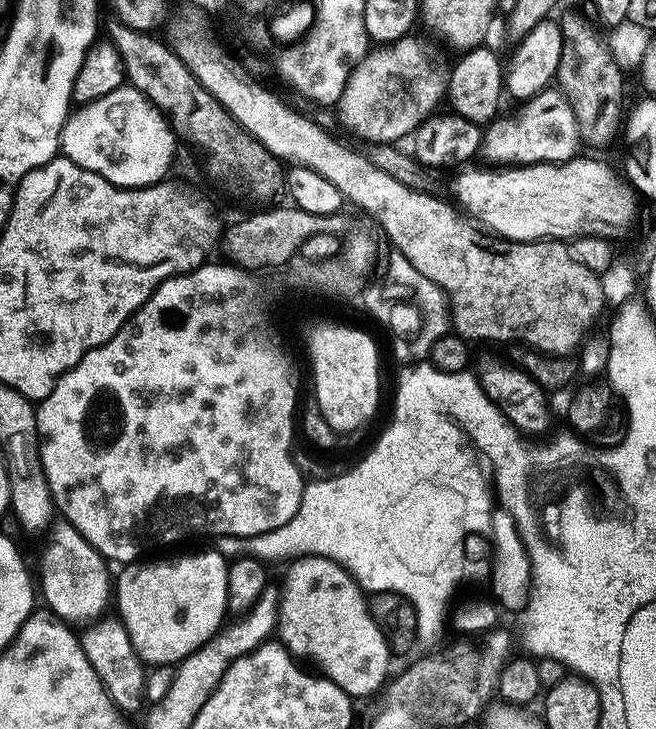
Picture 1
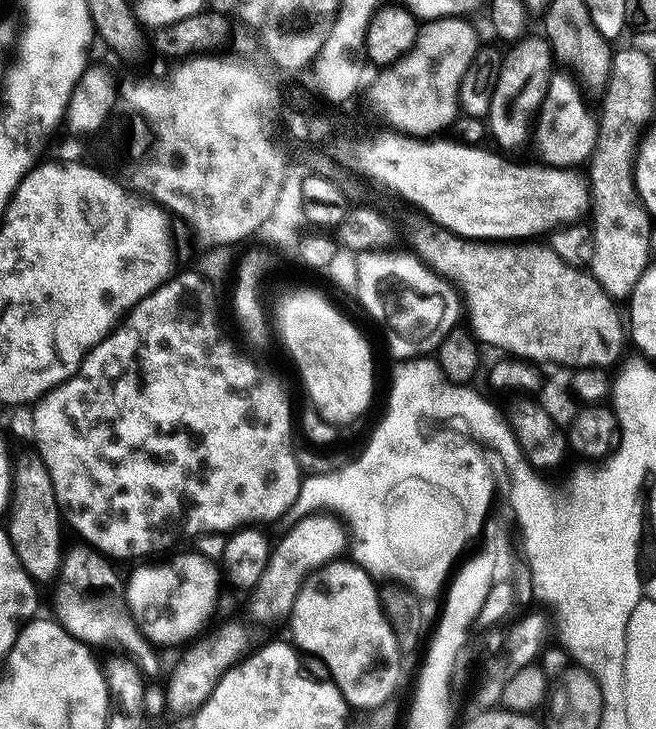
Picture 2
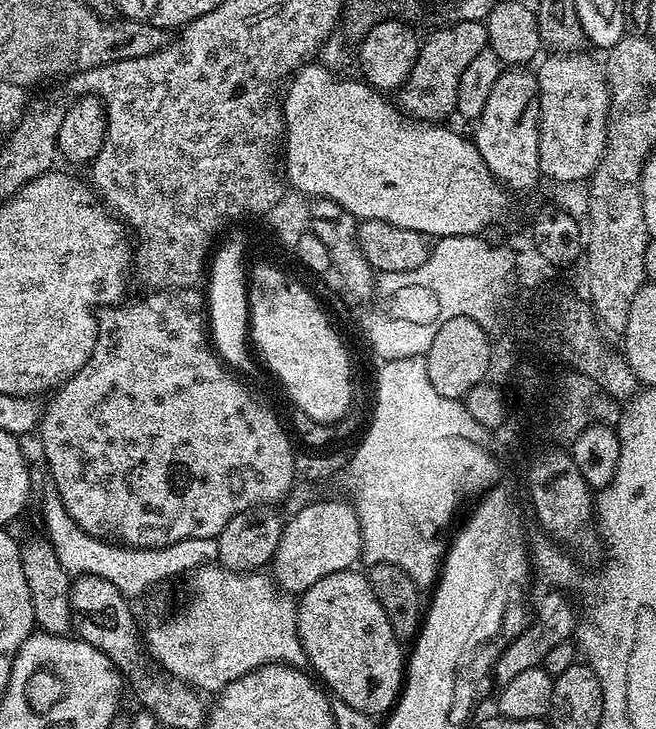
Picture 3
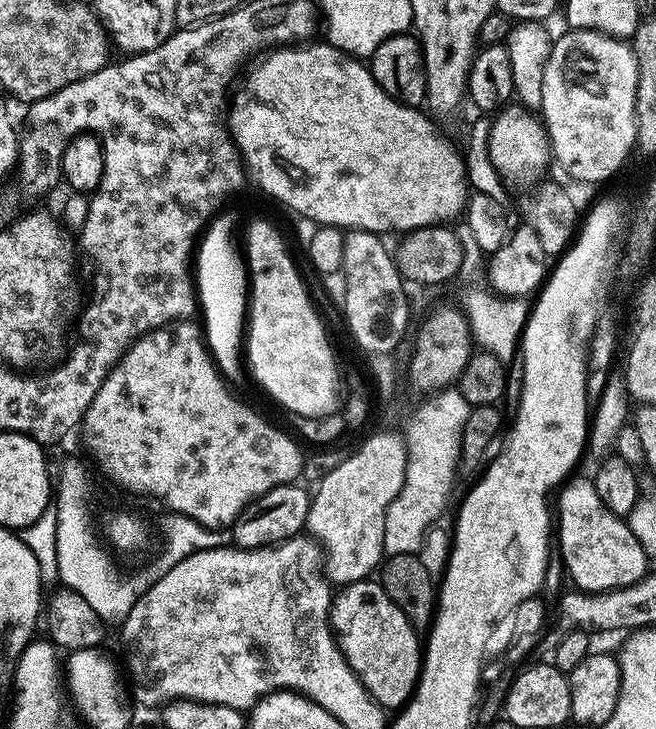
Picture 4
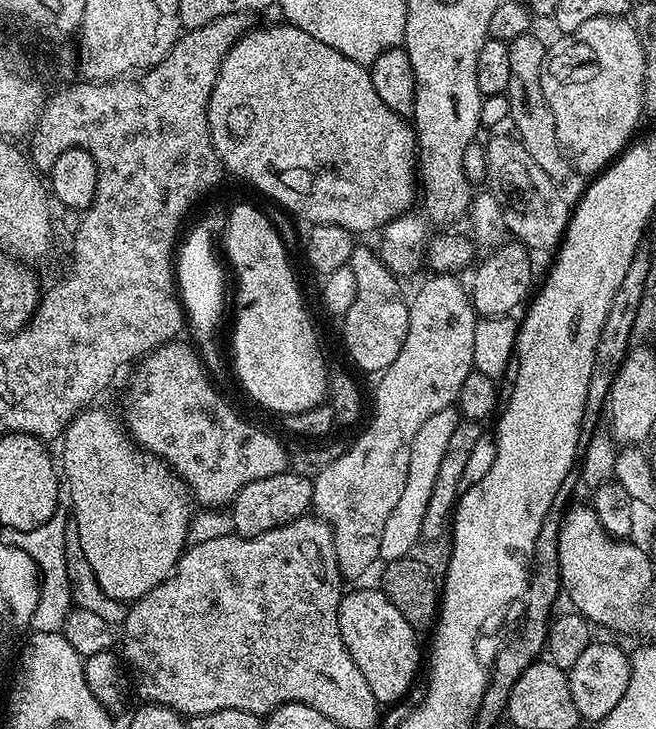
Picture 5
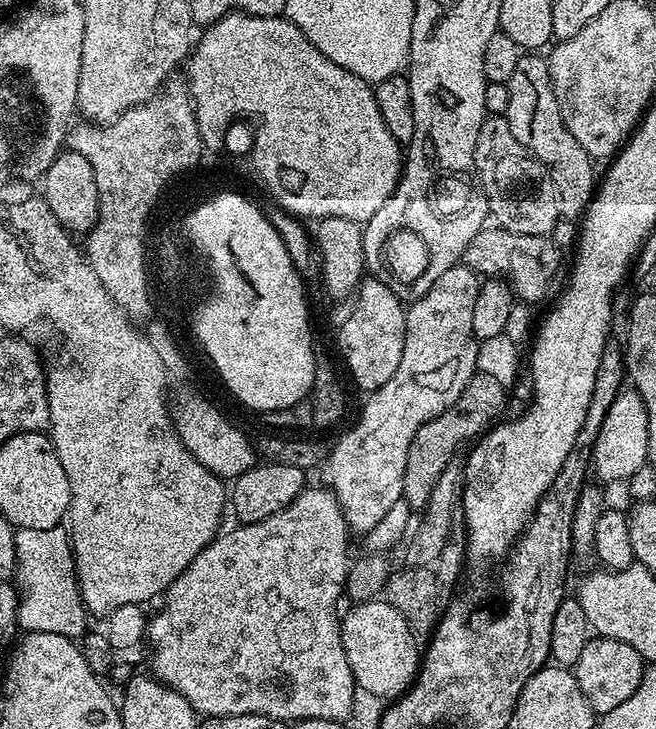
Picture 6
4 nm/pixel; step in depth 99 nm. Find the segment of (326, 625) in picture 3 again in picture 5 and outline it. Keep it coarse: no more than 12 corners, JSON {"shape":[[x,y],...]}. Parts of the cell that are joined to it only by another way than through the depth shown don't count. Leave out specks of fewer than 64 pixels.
{"shape":[[380,588],[340,597],[338,626],[377,705],[407,694],[418,633]]}

